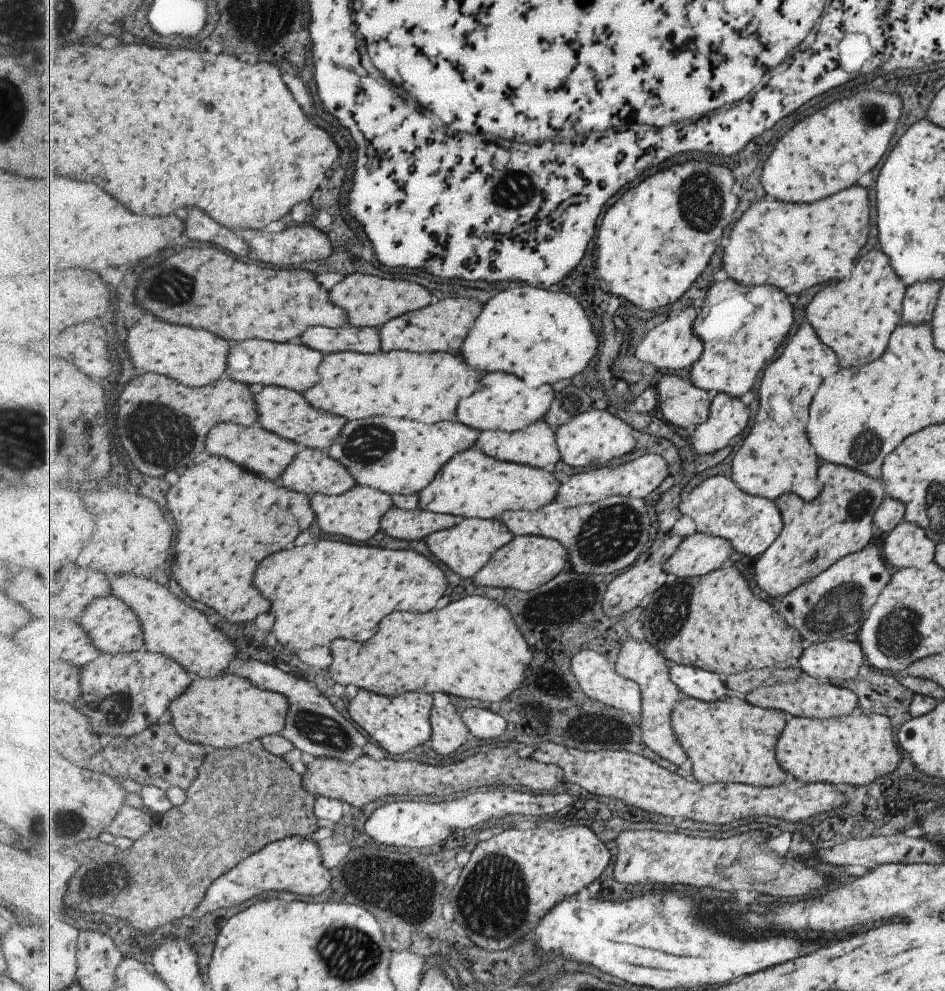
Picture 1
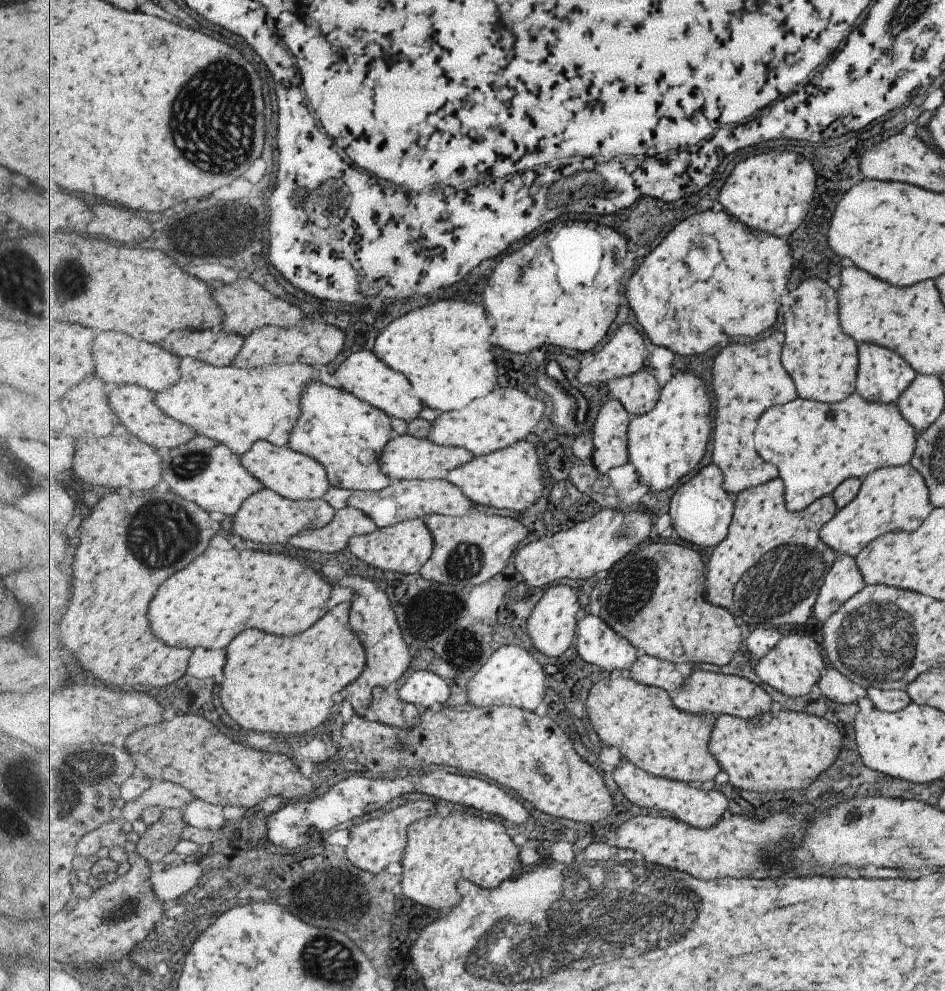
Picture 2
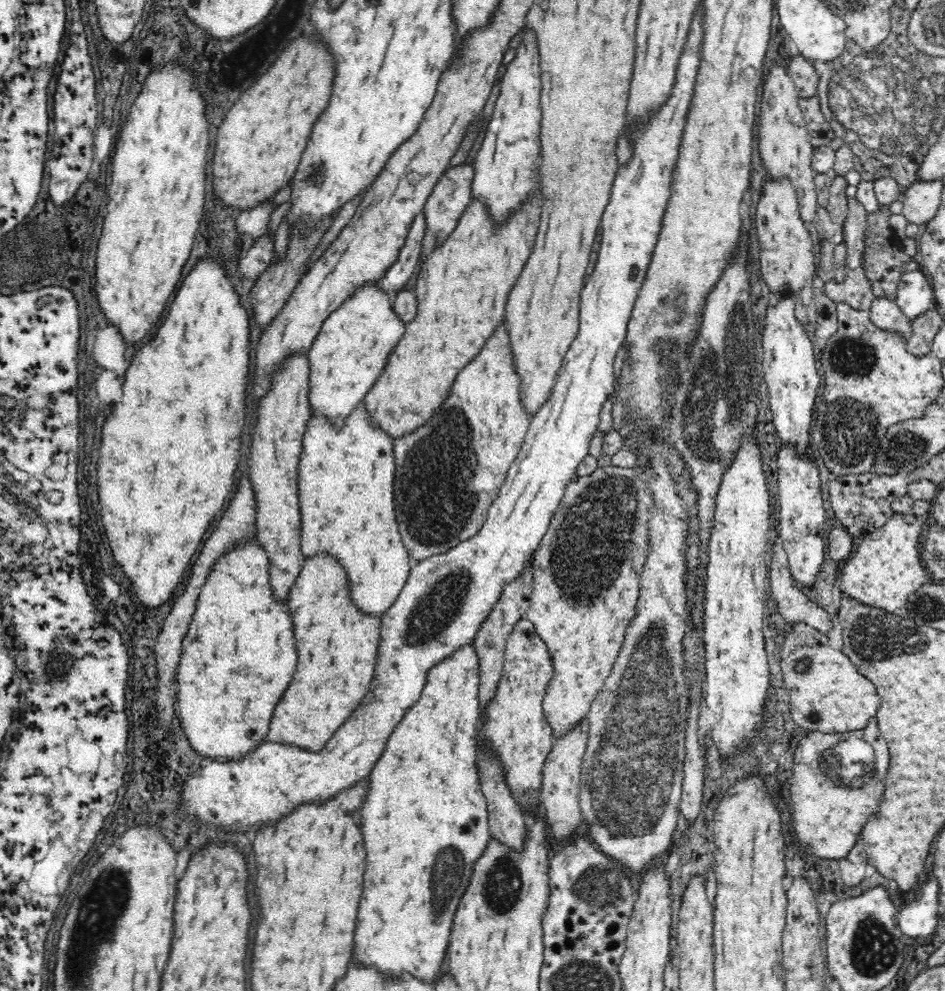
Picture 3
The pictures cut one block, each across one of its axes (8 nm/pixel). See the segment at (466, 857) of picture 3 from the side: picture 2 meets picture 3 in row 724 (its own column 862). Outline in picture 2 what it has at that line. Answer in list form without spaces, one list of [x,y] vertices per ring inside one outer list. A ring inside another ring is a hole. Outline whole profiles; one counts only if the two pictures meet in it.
[[[856,392],[833,404],[799,397],[783,406],[771,407],[762,414],[754,435],[759,454],[767,462],[778,466],[781,478],[786,483],[786,505],[790,511],[796,513],[805,510],[818,498],[829,495],[837,484],[841,484],[849,476],[861,480],[878,468],[907,464],[917,439],[916,430],[901,416],[896,403],[884,405],[880,402],[869,402]]]

